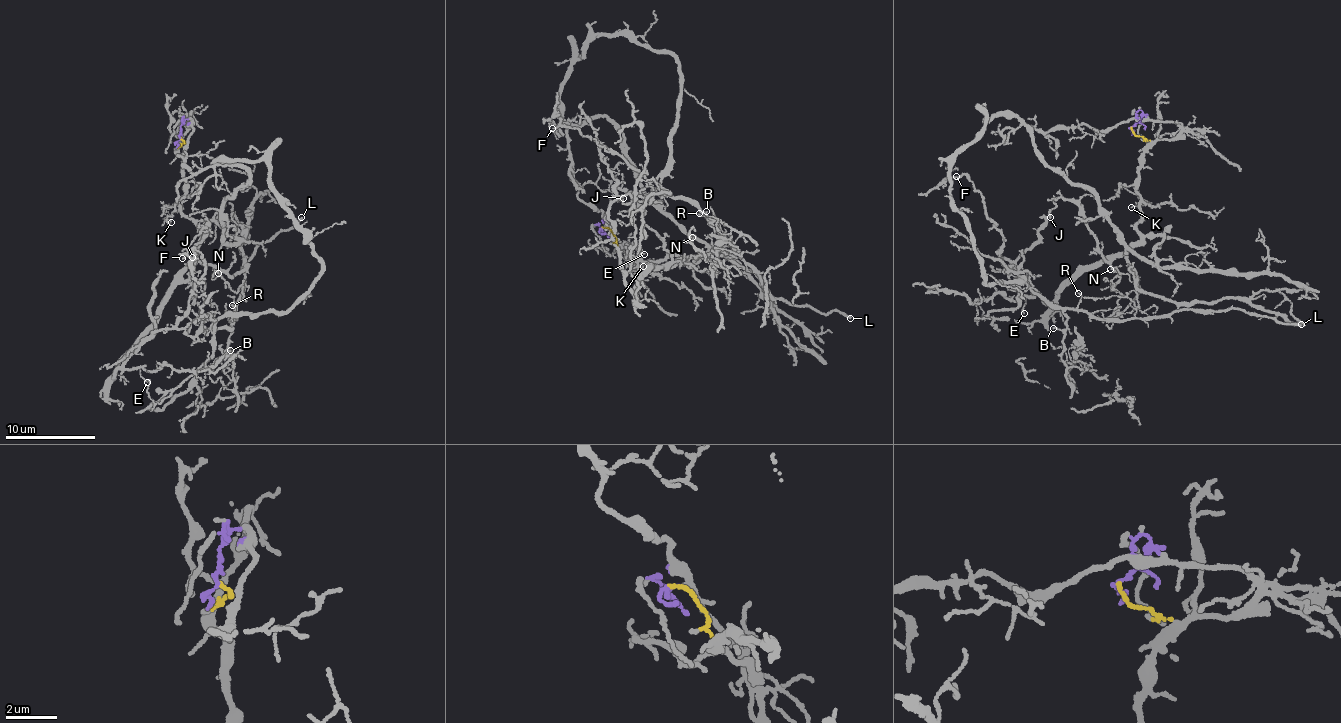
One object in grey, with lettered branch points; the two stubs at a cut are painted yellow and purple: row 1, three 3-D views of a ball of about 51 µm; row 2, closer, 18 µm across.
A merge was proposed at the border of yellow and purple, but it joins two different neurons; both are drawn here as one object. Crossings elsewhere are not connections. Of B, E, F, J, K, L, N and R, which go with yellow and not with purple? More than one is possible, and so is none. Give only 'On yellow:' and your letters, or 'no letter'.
On yellow: E, F, J, K, N

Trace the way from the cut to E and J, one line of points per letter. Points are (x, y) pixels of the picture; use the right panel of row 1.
E: (1131, 128), (1147, 145), (1136, 192), (1141, 240), (1075, 276), (1054, 302), (1026, 298), (1023, 313)
J: (1131, 128), (1147, 145), (1136, 192), (1137, 244), (1109, 259), (1070, 201), (1053, 199), (1051, 218)

